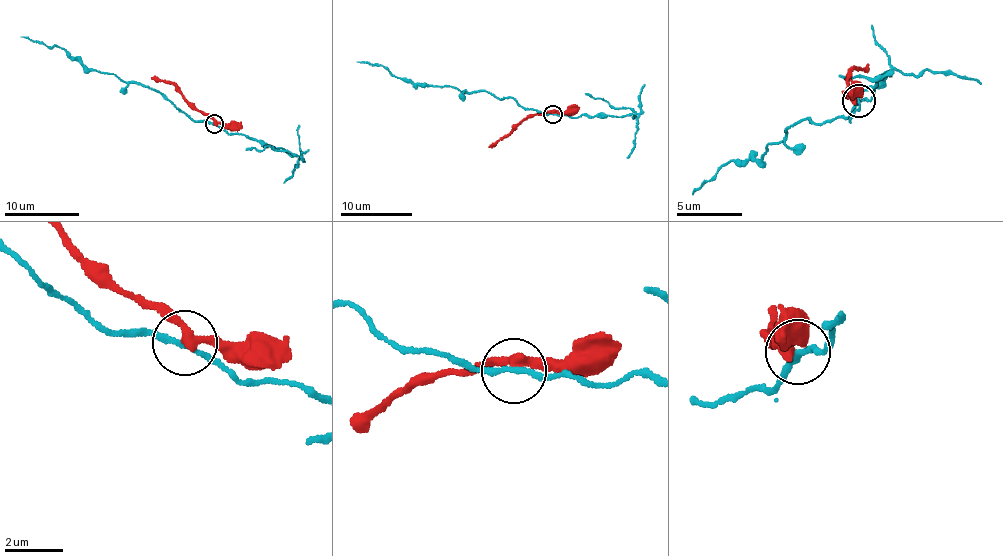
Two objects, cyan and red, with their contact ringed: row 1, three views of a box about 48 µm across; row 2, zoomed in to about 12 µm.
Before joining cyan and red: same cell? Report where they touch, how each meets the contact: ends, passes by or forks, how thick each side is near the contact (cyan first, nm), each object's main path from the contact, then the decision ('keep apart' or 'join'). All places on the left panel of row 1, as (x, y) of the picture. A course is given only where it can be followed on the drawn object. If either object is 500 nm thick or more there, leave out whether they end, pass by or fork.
place (214, 123); cyan passes by; red passes by; calibres 190 and 300 nm; course cyan (214, 124), (189, 119), (159, 91), (122, 81), (113, 74), (85, 70), (62, 49), (21, 36); course red (215, 123), (187, 100), (177, 86), (152, 78); keep apart

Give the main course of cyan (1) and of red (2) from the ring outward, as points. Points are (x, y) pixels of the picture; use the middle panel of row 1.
1: (553, 114), (528, 109), (513, 98), (483, 91), (459, 91), (398, 78), (383, 66), (357, 61)
2: (553, 112), (524, 119), (489, 147)

